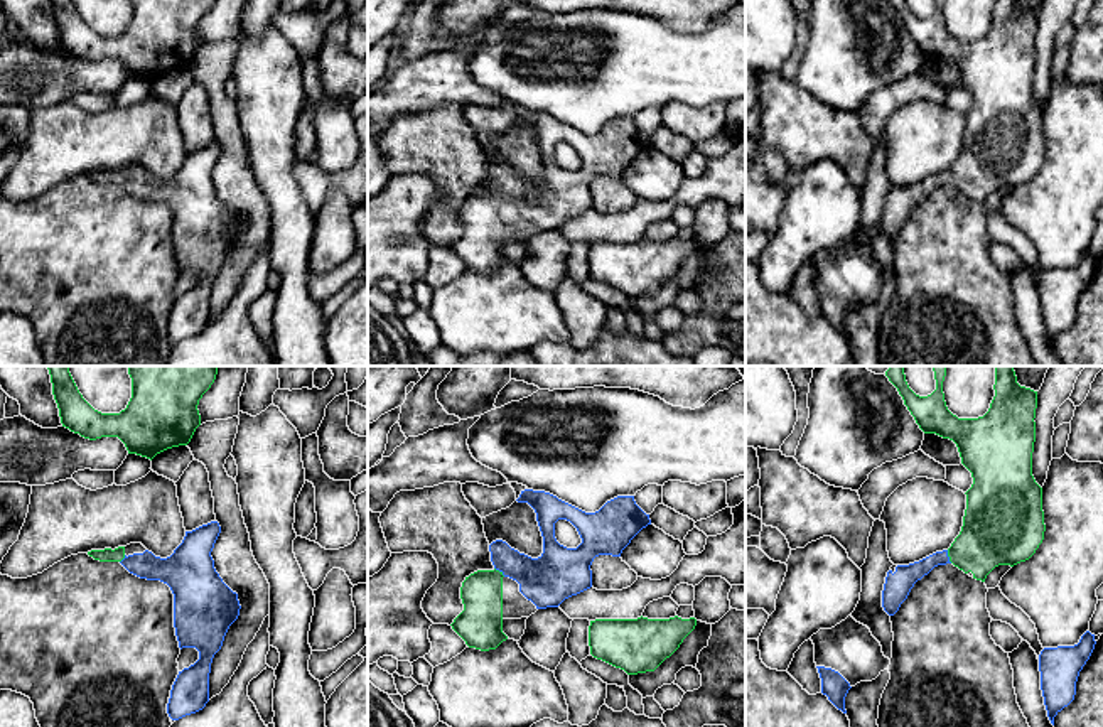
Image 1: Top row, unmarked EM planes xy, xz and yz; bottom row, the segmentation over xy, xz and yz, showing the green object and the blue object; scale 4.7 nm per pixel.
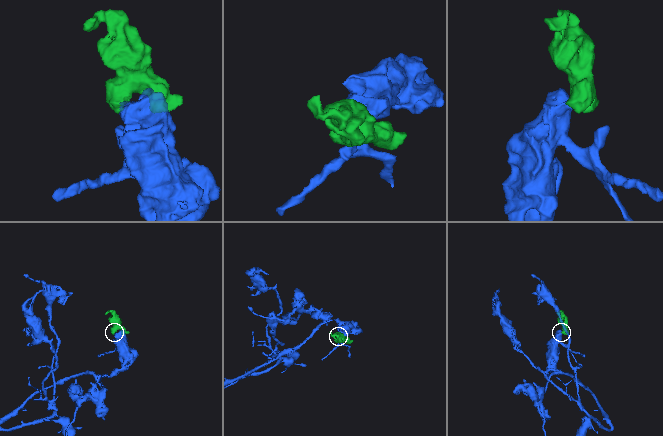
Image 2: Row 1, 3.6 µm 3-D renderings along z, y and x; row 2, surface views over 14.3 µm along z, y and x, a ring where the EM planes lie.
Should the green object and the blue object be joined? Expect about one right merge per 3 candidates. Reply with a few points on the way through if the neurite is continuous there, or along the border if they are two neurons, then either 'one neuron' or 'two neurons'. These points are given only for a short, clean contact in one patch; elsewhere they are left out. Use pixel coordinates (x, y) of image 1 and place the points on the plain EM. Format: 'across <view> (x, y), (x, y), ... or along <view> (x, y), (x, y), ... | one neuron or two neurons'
across yz (994, 154), (977, 171), (948, 177), (935, 181), (904, 199) | one neuron

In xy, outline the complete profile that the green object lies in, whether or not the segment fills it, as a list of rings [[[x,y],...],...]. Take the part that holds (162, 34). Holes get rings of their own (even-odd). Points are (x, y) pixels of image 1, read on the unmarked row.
[[[51,0],[52,17],[62,49],[84,61],[118,59],[128,76],[153,81],[157,76],[187,67],[201,47],[199,22],[216,0],[132,0],[132,20],[120,35],[94,32],[79,15],[73,0]]]

